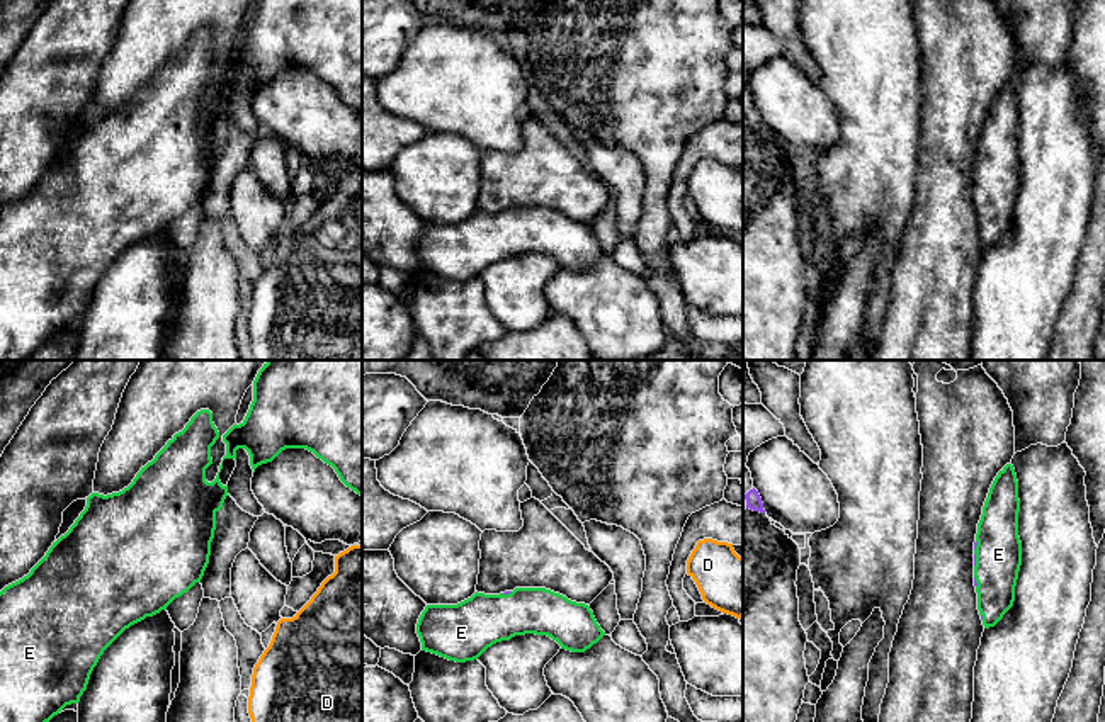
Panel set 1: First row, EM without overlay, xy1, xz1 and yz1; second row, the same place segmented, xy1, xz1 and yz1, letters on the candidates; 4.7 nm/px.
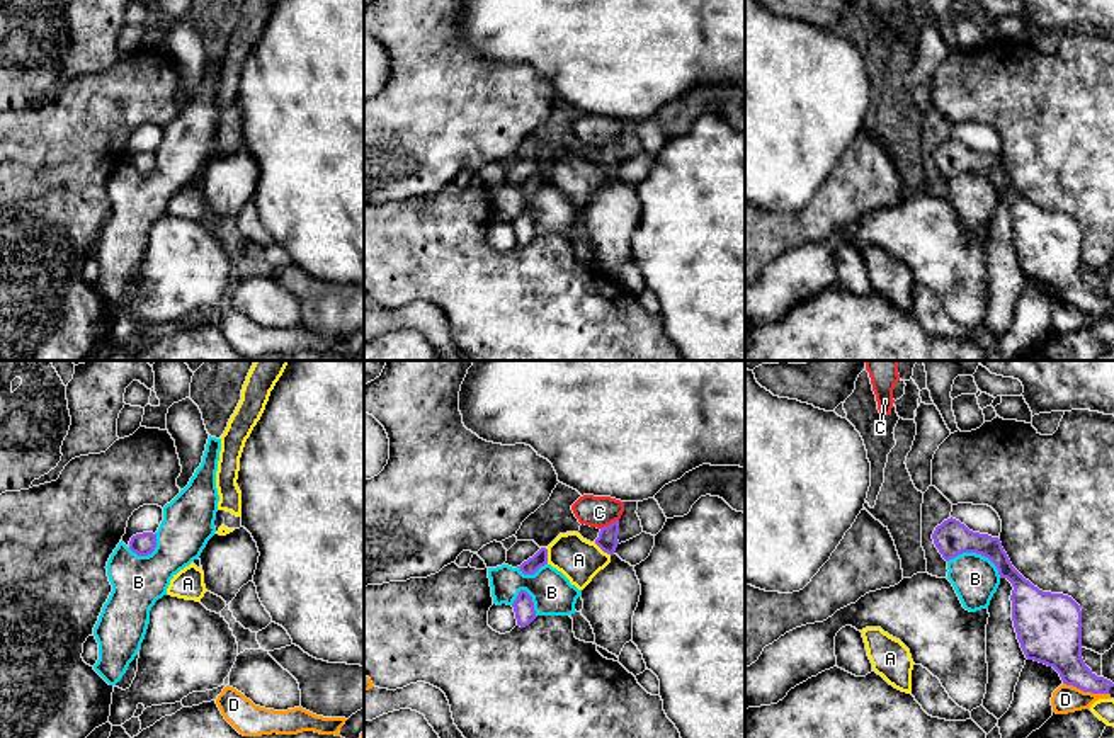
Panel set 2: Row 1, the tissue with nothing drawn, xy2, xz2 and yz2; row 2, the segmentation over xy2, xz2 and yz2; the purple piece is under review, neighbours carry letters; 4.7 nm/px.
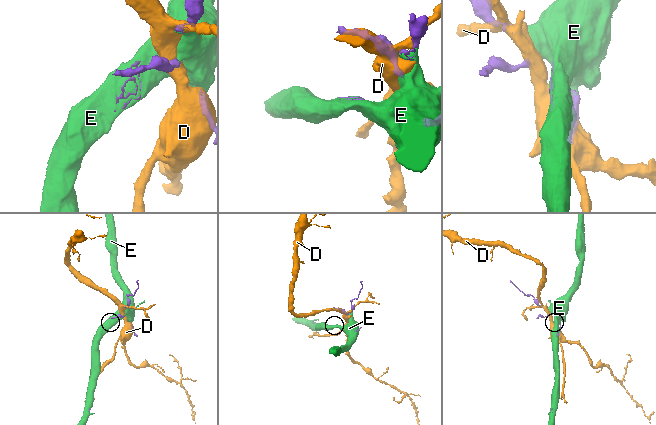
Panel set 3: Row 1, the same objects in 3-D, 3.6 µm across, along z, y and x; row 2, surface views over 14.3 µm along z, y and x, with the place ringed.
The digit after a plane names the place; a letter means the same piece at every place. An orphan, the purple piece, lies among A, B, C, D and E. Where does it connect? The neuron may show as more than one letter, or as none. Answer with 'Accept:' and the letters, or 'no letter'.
Accept: E

